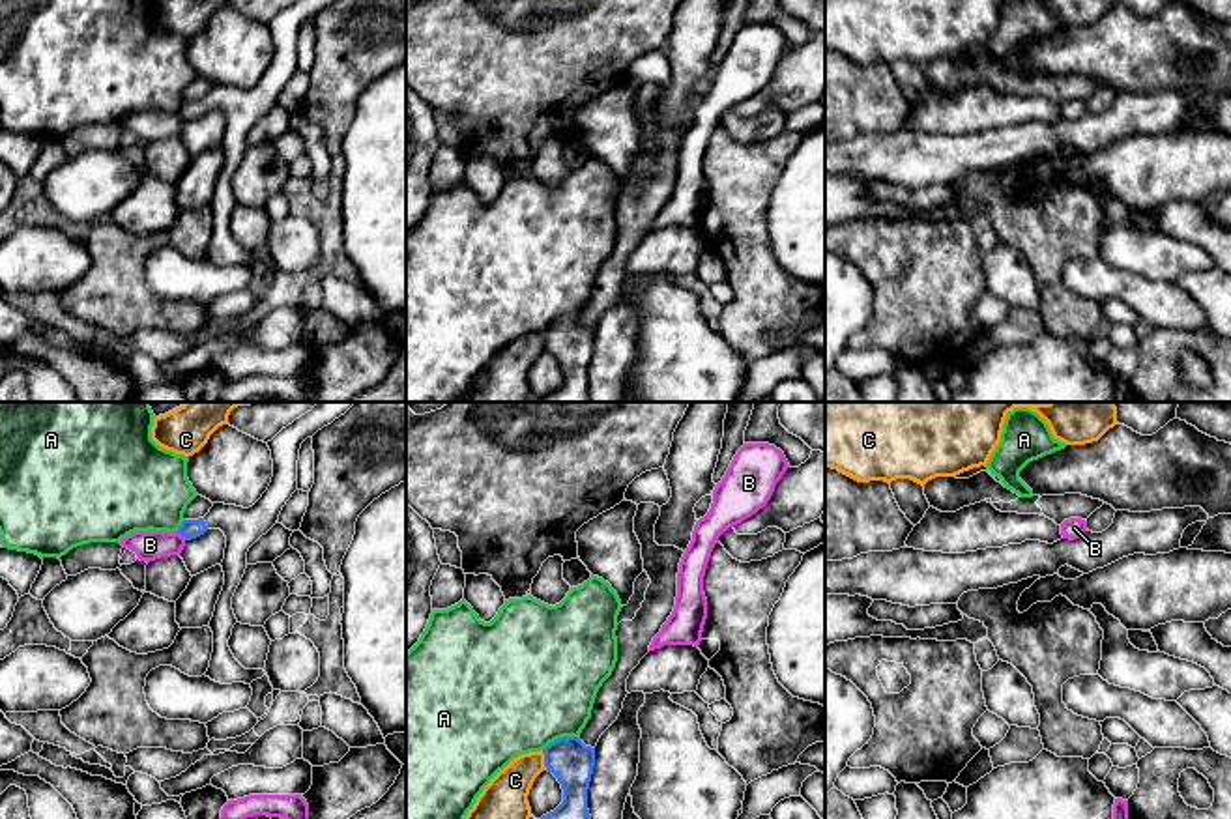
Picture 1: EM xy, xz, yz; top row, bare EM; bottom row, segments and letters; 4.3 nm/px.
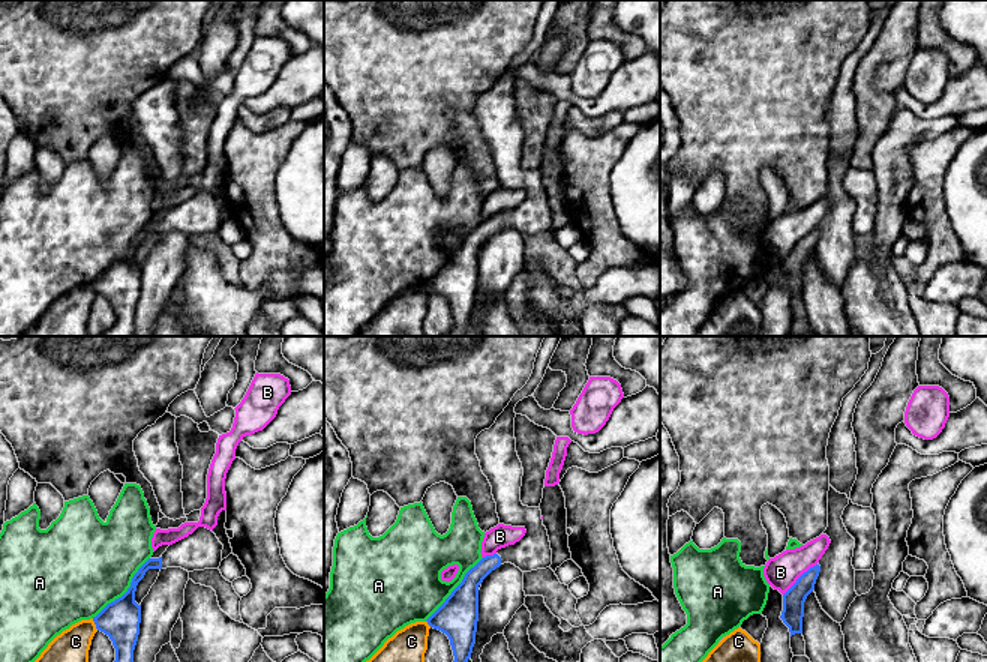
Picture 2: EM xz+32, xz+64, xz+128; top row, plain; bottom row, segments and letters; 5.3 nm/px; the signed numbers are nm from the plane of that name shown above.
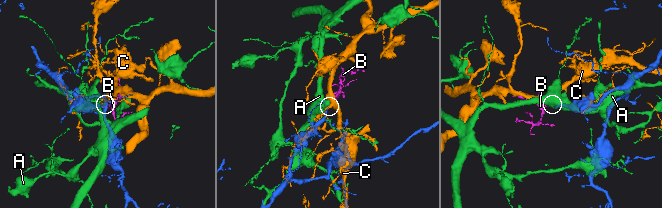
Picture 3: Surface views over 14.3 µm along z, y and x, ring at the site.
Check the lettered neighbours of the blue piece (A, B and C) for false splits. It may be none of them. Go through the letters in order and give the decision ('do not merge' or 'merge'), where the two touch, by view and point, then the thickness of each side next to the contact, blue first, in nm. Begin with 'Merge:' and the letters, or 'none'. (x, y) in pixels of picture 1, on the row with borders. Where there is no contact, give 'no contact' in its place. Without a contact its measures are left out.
Merge: none
A: do not merge; contact xz (562, 737); calibres 190 and 500 nm
B: do not merge; contact xy (182, 535); calibres 80 and 130 nm
C: do not merge; contact xz (545, 760); calibres 190 and 190 nm

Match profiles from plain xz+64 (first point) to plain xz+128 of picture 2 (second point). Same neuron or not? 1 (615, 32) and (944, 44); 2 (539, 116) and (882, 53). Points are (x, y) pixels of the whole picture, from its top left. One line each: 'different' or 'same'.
1: same
2: same

